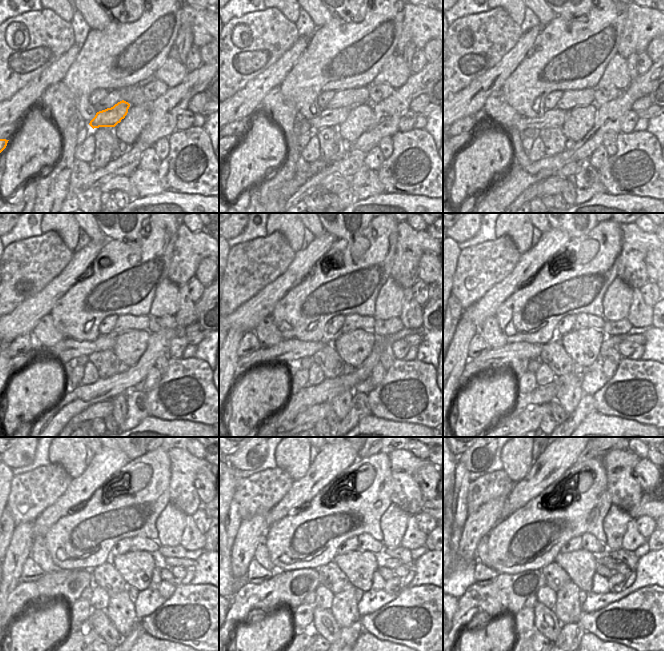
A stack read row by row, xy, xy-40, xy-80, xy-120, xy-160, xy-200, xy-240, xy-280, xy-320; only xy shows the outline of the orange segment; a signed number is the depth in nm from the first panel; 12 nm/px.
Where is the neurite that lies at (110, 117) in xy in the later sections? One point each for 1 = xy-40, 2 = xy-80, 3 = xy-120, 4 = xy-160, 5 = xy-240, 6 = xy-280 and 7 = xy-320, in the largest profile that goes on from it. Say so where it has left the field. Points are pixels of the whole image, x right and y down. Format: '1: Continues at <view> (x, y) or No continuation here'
1: Continues at xy-40 (329, 117)
2: Continues at xy-80 (551, 118)
3: Continues at xy-120 (104, 342)
4: Continues at xy-160 (274, 353)
5: Continues at xy-240 (48, 582)
6: Continues at xy-280 (270, 583)
7: Continues at xy-320 (492, 585).

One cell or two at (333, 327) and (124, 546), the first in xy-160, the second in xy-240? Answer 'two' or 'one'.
one

